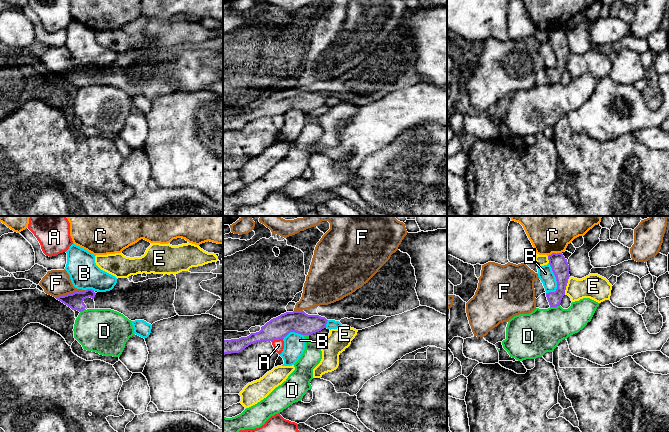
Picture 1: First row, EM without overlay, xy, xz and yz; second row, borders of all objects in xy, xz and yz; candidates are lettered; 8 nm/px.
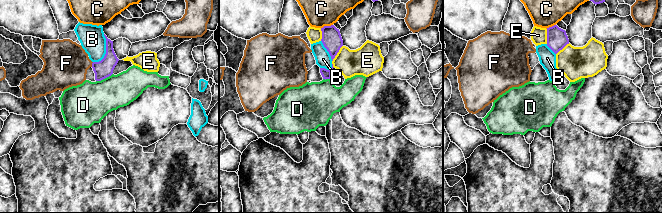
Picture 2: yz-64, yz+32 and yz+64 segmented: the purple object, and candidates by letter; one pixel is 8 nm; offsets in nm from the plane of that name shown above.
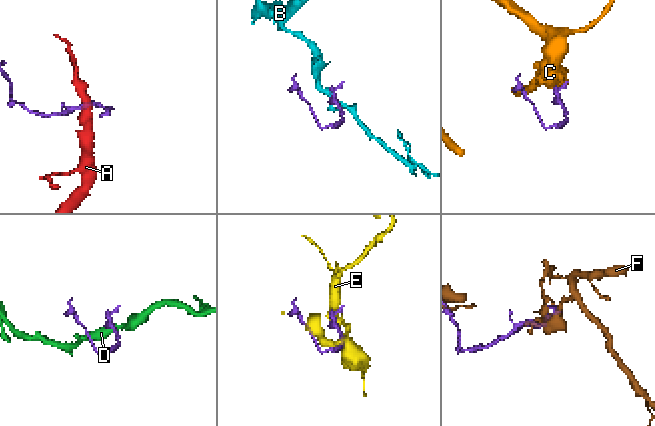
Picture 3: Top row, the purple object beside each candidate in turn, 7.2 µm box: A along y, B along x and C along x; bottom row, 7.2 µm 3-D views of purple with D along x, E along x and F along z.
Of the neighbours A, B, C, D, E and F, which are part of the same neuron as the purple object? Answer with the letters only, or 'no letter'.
no letter

